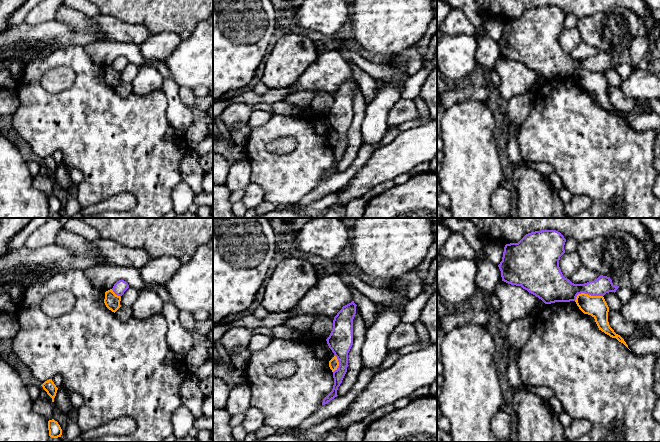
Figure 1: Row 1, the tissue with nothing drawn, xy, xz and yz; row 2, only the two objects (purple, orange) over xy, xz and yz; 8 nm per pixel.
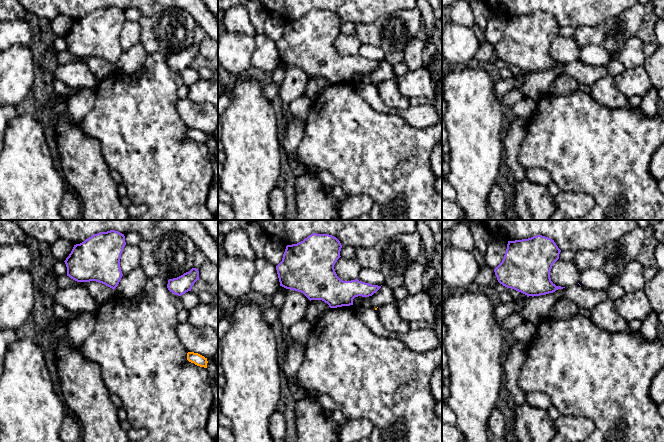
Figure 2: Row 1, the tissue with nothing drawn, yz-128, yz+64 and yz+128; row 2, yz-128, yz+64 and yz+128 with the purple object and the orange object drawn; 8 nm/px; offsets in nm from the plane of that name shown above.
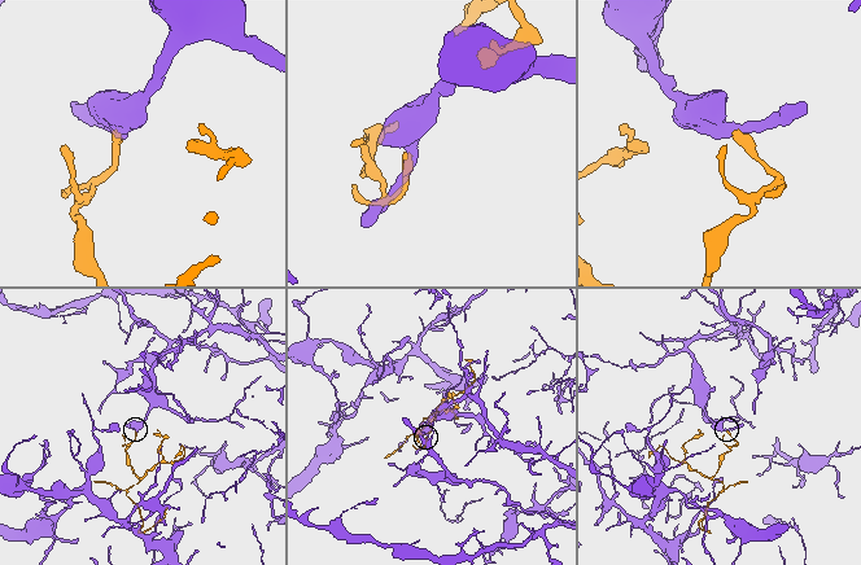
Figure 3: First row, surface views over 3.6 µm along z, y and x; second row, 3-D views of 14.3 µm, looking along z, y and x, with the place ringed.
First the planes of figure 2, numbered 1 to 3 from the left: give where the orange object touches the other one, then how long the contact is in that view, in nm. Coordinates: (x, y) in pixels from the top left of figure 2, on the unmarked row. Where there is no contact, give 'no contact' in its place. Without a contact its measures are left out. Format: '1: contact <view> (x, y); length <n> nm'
1: no contact
2: no contact
3: no contact

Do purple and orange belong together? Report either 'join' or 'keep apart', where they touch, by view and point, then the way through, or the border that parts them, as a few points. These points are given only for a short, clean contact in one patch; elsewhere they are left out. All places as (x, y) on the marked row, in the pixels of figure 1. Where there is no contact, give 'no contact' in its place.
keep apart; contact yz (587, 293); border yz (602, 296), (579, 293), (574, 300)

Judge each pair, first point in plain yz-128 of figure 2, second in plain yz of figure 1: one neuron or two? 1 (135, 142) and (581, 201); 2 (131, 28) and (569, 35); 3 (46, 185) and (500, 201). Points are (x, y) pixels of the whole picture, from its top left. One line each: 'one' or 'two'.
1: two
2: one
3: two

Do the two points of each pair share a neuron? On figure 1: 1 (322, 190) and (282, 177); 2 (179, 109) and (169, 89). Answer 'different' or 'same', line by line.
1: different
2: same

